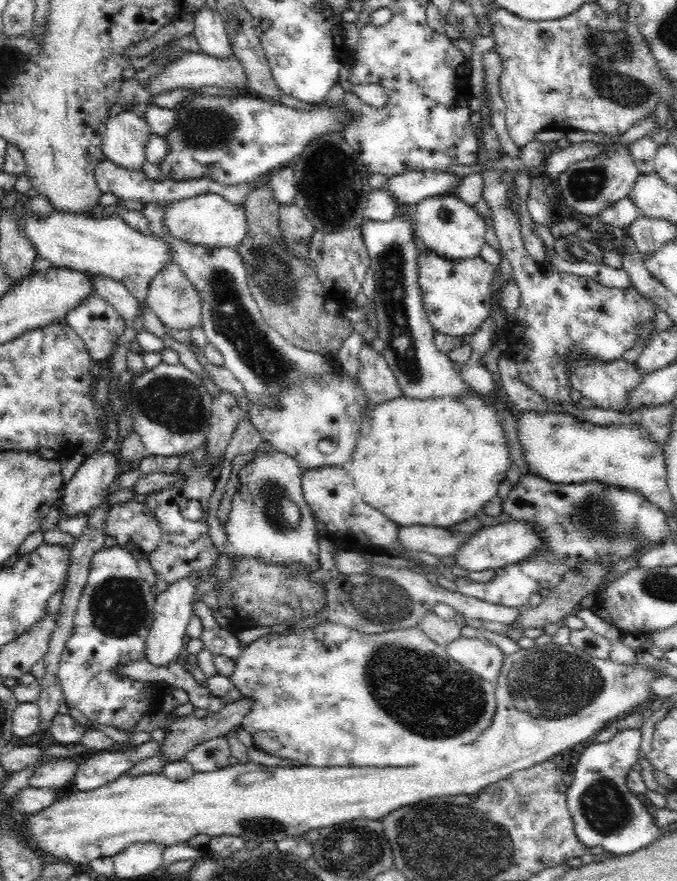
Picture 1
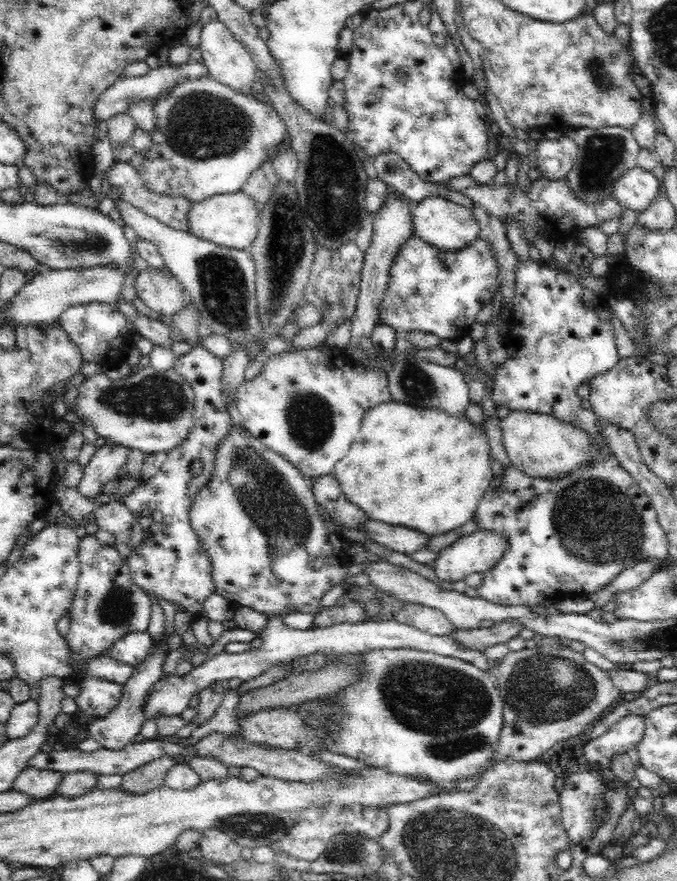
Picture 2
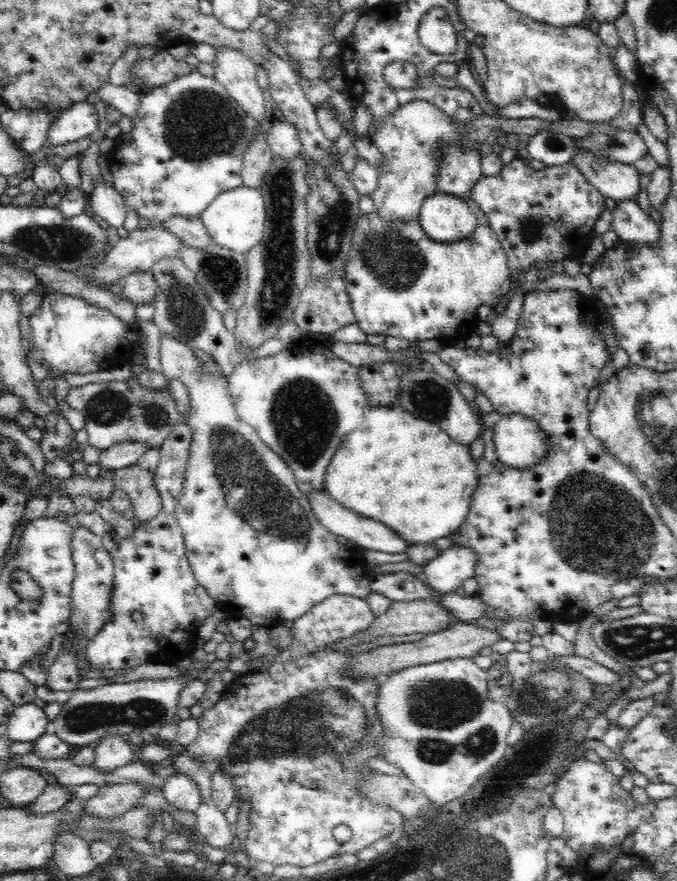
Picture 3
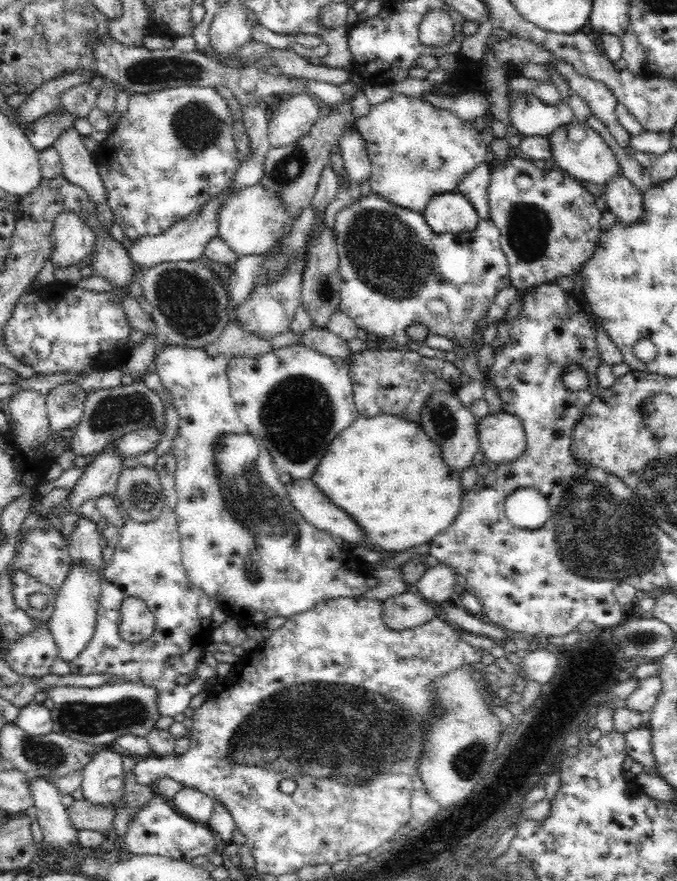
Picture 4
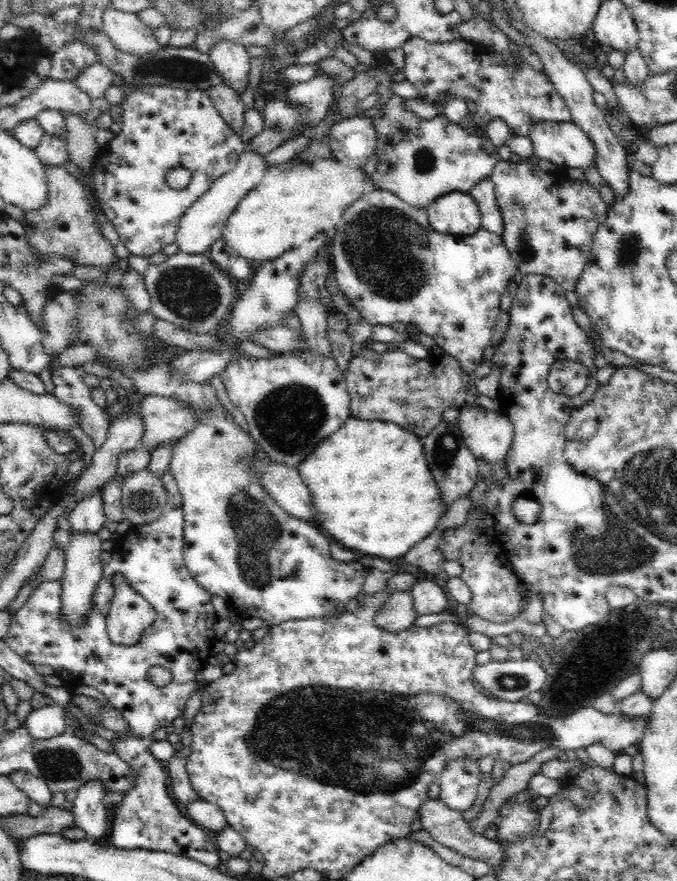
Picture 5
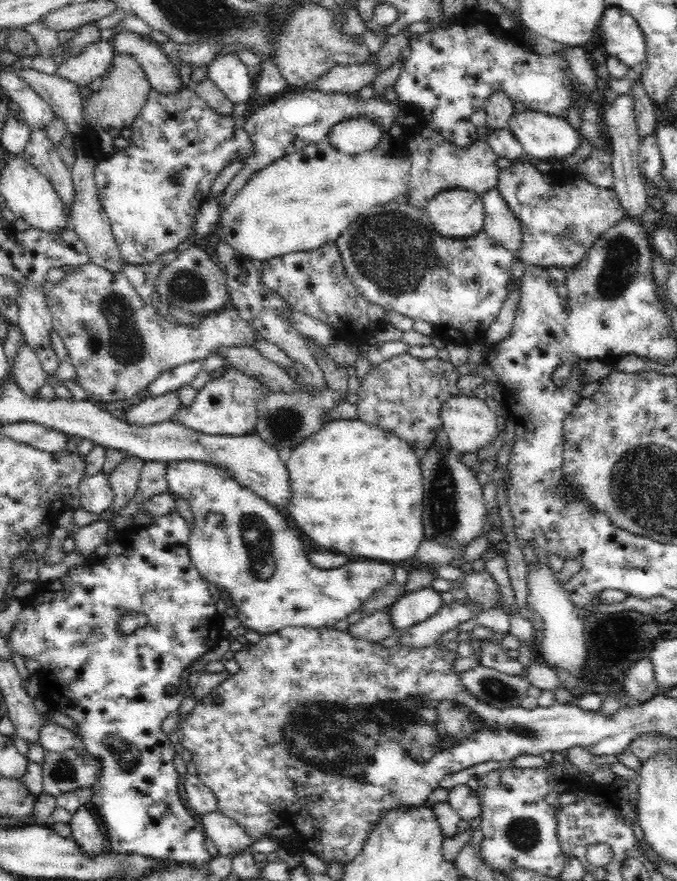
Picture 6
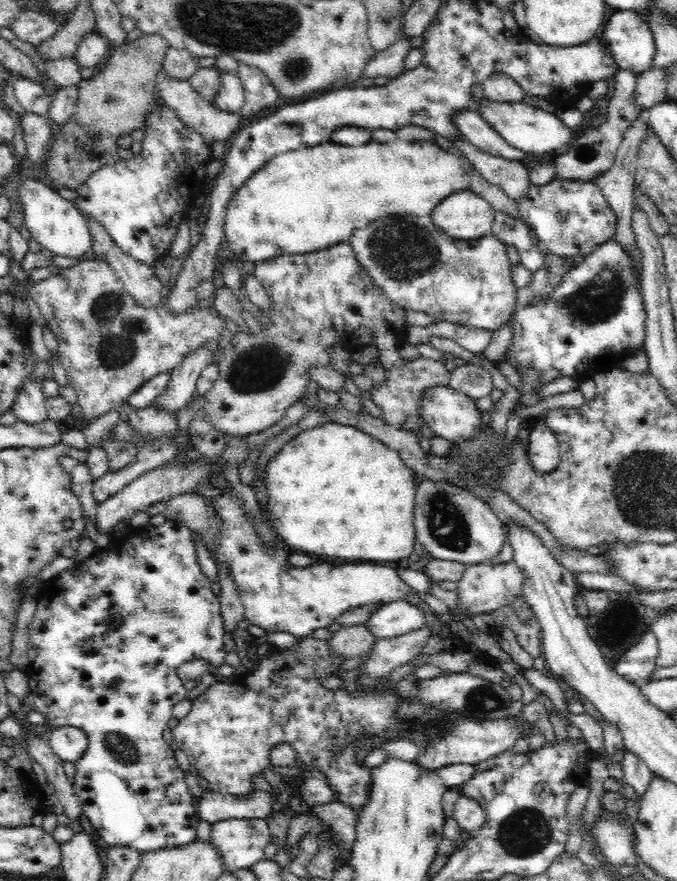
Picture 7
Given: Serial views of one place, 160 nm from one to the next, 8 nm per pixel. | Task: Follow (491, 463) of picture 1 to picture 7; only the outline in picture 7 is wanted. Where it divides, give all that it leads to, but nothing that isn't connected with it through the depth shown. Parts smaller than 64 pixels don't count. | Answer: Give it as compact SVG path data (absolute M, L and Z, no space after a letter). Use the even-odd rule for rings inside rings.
M335 422L318 424L315 427L300 432L298 436L290 440L280 448L280 451L268 461L266 478L266 492L268 501L263 506L265 520L274 528L276 534L284 546L294 553L304 553L311 557L324 558L344 558L348 562L358 562L378 564L379 562L396 562L401 558L406 558L412 554L414 546L415 530L412 526L412 514L414 514L414 484L412 484L413 470L404 466L402 457L394 449L388 449L382 441L376 440L362 430L352 425L343 425Z

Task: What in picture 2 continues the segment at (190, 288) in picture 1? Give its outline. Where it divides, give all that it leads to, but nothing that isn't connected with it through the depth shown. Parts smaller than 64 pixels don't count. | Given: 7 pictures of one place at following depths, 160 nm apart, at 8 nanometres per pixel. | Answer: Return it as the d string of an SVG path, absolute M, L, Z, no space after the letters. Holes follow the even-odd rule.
M146 267L133 280L136 297L159 314L174 315L183 308L183 285L172 277L171 271Z

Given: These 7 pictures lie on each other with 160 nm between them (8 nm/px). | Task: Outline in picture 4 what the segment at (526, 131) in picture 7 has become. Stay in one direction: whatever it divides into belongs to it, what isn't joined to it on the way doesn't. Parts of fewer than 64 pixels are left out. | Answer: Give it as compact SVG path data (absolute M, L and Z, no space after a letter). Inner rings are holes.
M575 121L578 127L585 130L584 139L580 142L571 142L566 133L568 126L555 128L552 134L548 134L548 143L550 143L551 163L560 167L577 180L586 180L592 184L605 184L608 180L618 174L620 168L616 157L606 145L606 142L600 137L598 132L594 131L587 121Z

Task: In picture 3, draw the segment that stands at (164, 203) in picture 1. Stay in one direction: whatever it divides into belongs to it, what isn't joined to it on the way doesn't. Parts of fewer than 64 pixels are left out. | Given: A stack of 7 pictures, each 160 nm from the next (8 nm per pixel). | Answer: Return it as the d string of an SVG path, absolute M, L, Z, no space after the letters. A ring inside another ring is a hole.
M172 217L163 224L163 228L175 234L184 245L191 245L192 248L205 249L214 243L198 217Z

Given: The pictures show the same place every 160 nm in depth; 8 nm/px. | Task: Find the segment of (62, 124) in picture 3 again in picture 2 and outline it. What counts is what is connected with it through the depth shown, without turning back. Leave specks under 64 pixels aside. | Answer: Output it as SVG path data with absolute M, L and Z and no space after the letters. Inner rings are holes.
M188 59L183 65L178 68L172 64L166 64L161 66L159 69L151 70L146 76L132 78L122 76L118 79L111 87L108 87L95 103L94 117L96 122L101 123L102 121L108 122L109 118L116 116L120 112L126 113L127 105L132 102L133 99L142 101L153 101L160 98L161 95L166 93L166 90L170 90L180 78L192 78L192 76L204 76L207 74L207 68L199 64L194 59Z

